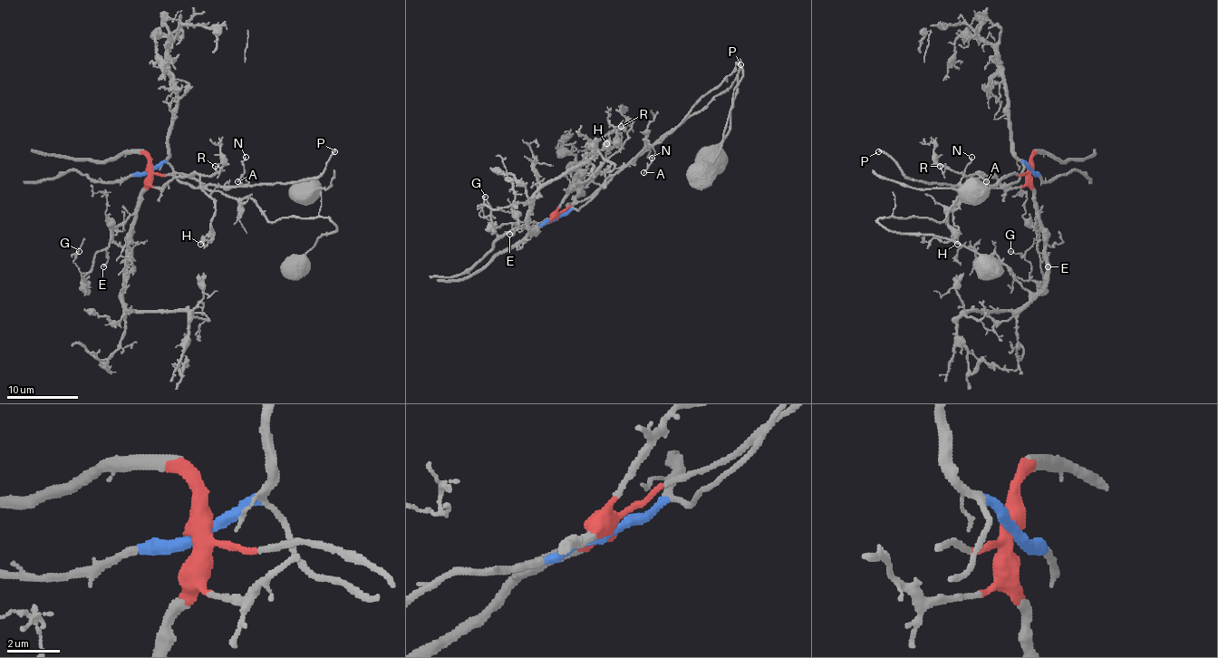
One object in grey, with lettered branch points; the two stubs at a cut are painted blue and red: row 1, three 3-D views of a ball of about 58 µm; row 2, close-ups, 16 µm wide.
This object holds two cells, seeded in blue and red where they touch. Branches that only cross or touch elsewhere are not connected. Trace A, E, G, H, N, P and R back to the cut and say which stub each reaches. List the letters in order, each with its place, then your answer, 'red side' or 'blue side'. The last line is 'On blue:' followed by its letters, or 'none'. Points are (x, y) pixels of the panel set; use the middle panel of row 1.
A: (643, 172) | red side
E: (509, 234) | red side
G: (485, 197) | red side
H: (606, 143) | red side
N: (652, 158) | red side
P: (740, 64) | red side
R: (621, 126) | red side
On blue: none

